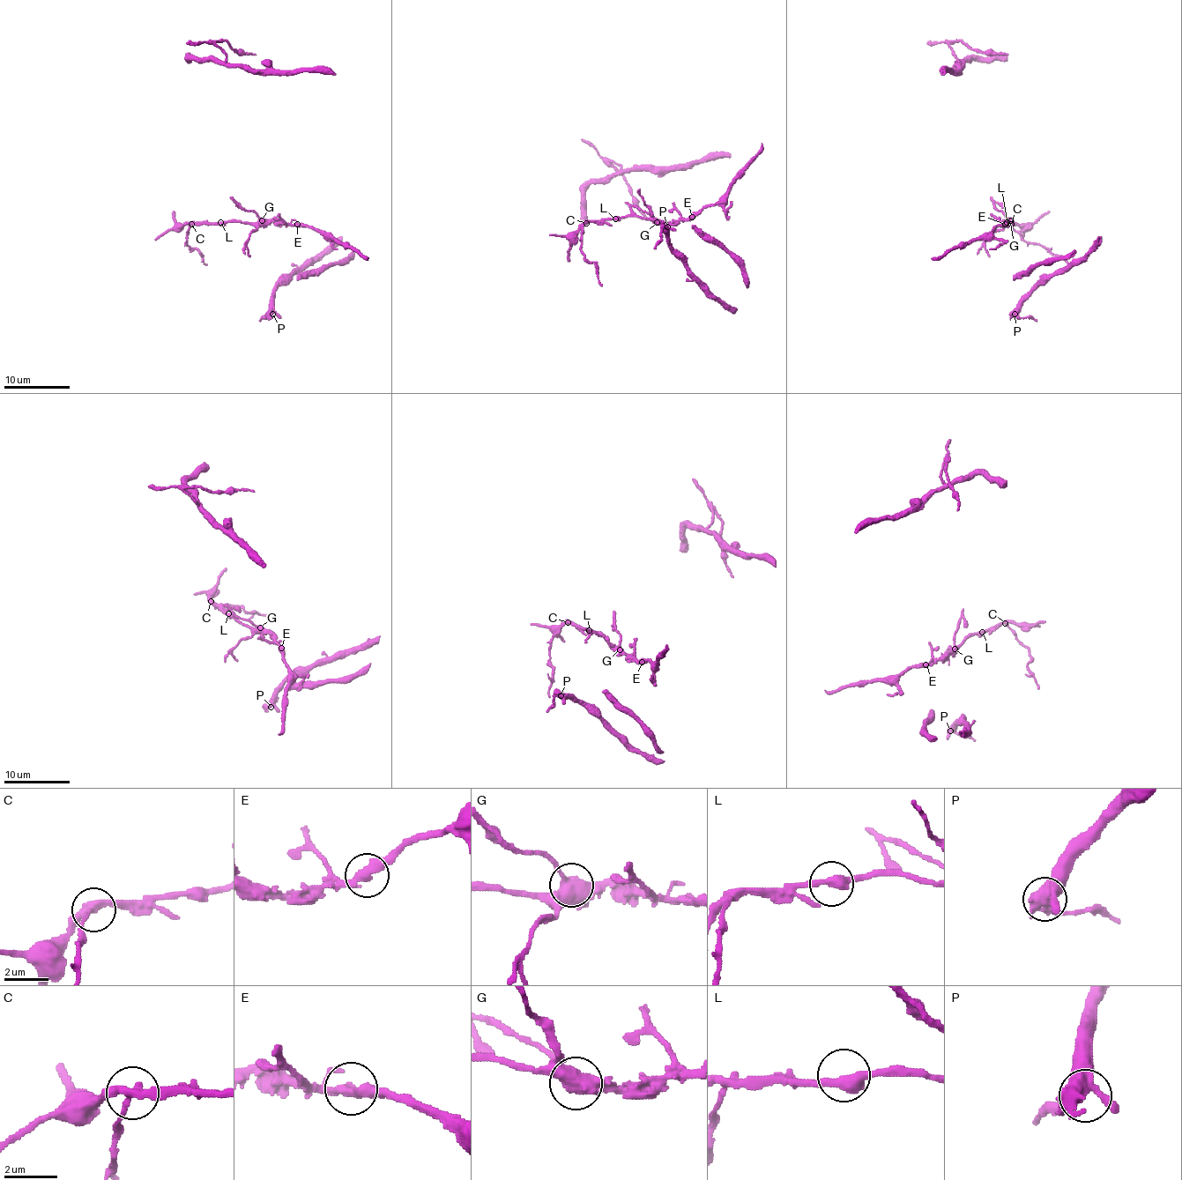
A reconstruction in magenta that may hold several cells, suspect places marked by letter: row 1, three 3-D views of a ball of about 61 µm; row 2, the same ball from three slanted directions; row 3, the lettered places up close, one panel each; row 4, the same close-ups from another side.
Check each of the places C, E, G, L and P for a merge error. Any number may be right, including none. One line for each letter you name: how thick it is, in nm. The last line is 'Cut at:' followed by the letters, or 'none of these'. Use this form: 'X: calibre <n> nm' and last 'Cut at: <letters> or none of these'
C: calibre 280 nm
Cut at: C

